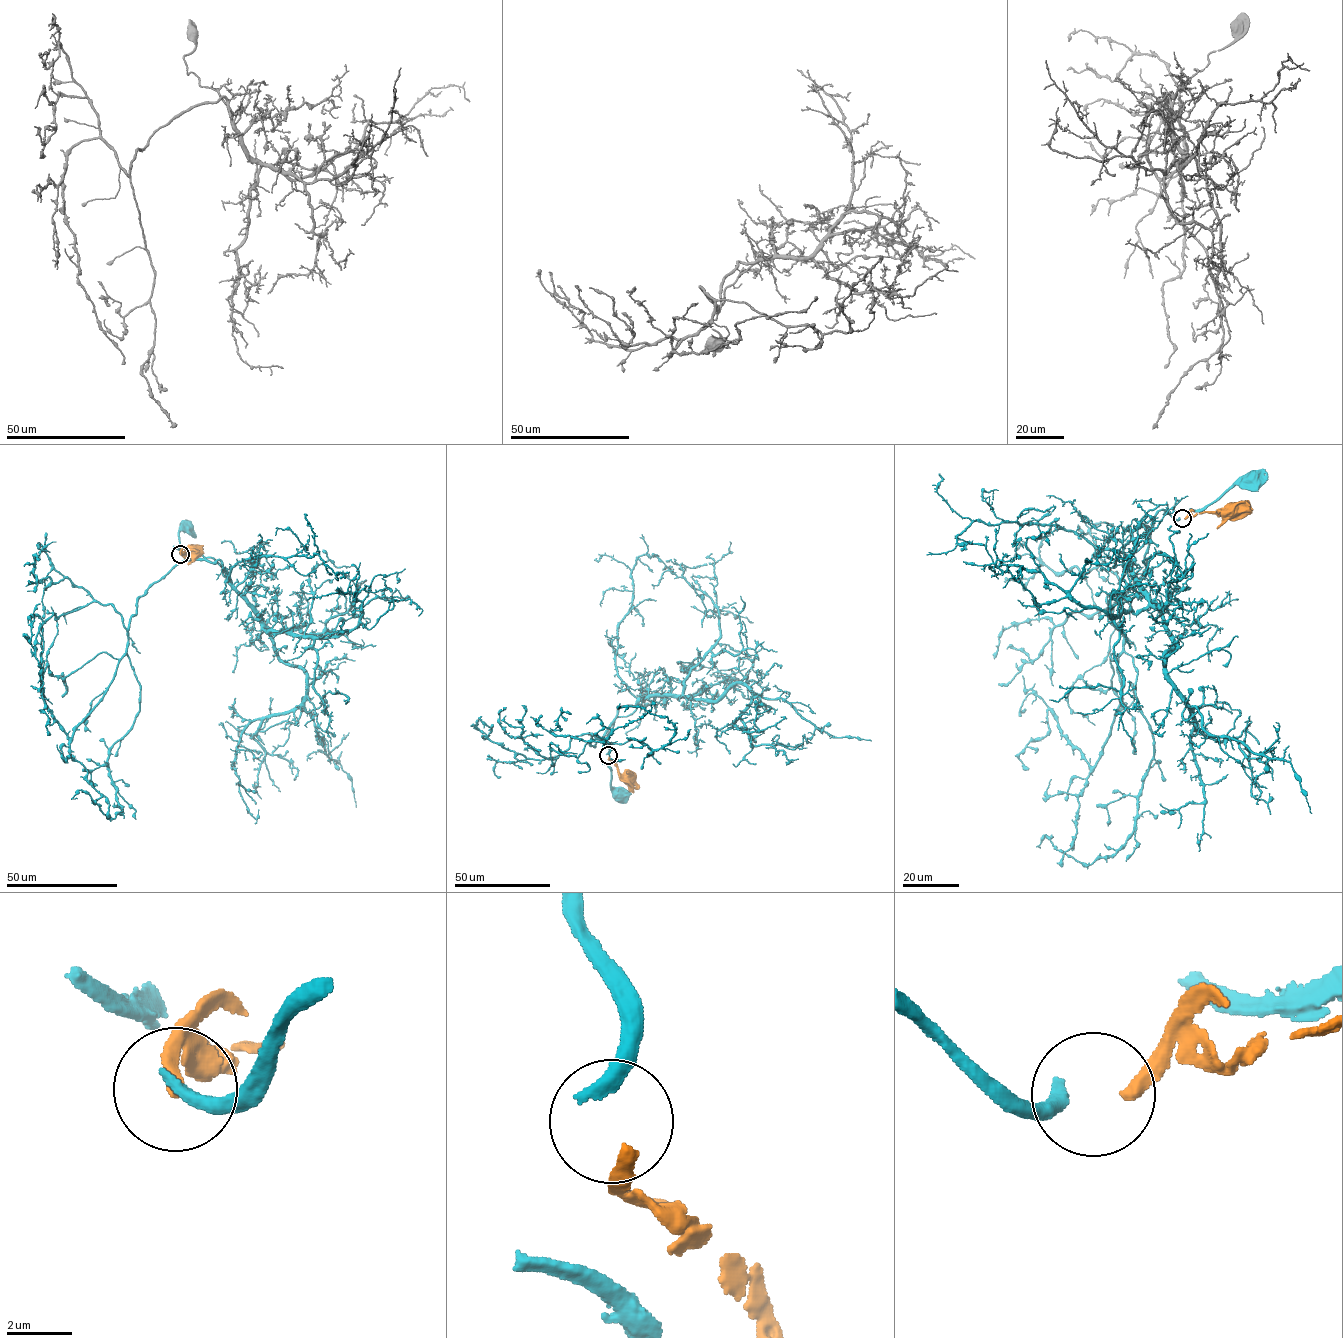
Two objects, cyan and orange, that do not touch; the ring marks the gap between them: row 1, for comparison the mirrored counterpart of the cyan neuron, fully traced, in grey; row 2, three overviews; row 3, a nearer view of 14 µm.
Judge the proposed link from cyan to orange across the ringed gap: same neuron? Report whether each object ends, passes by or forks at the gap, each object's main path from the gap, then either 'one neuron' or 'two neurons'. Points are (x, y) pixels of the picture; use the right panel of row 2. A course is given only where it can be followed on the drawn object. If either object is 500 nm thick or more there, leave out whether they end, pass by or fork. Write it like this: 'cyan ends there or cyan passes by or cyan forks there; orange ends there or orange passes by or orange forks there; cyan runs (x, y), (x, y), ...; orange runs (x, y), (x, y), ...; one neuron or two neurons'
cyan ends there; orange ends there; cyan runs (1180, 518), (1190, 510), (1200, 510), (1247, 477), (1249, 479); orange runs (1184, 518), (1199, 513), (1232, 511); two neurons

